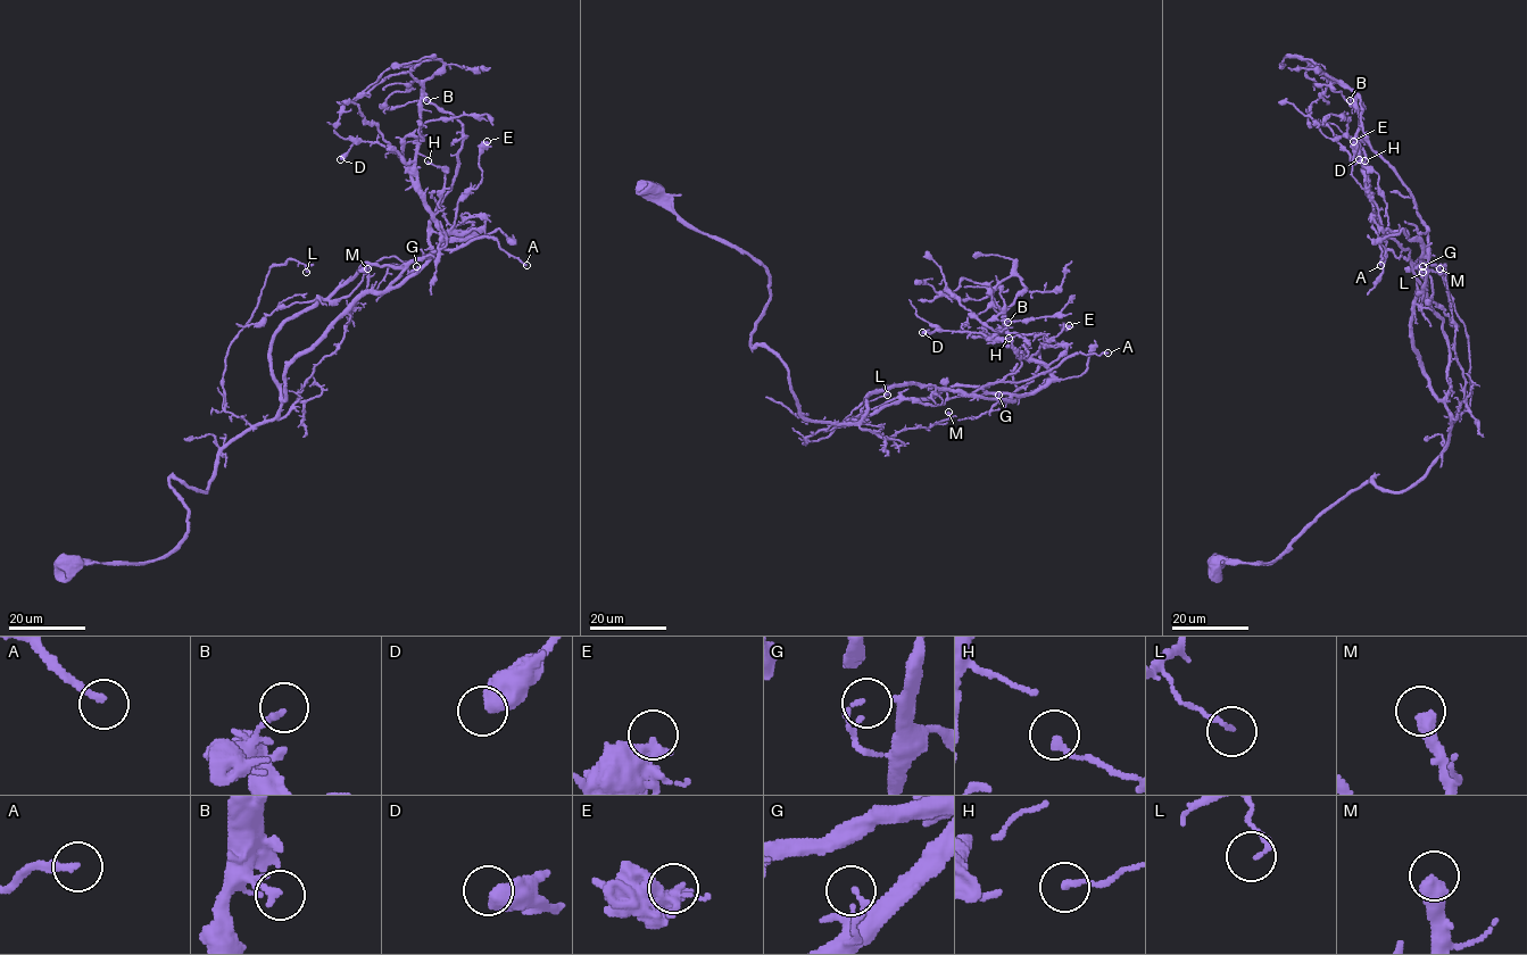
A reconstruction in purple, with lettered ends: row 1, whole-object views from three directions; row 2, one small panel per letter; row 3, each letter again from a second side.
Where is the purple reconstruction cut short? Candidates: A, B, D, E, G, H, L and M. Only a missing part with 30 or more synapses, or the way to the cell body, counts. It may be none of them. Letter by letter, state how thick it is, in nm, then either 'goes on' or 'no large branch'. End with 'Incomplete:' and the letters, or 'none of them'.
A: 200 nm thick; no large branch
B: 200 nm thick; no large branch
D: 600 nm thick; no large branch
E: 480 nm thick; no large branch
G: 130 nm thick; no large branch
H: 200 nm thick; no large branch
L: 130 nm thick; no large branch
M: 480 nm thick; no large branch
Incomplete: none of them

